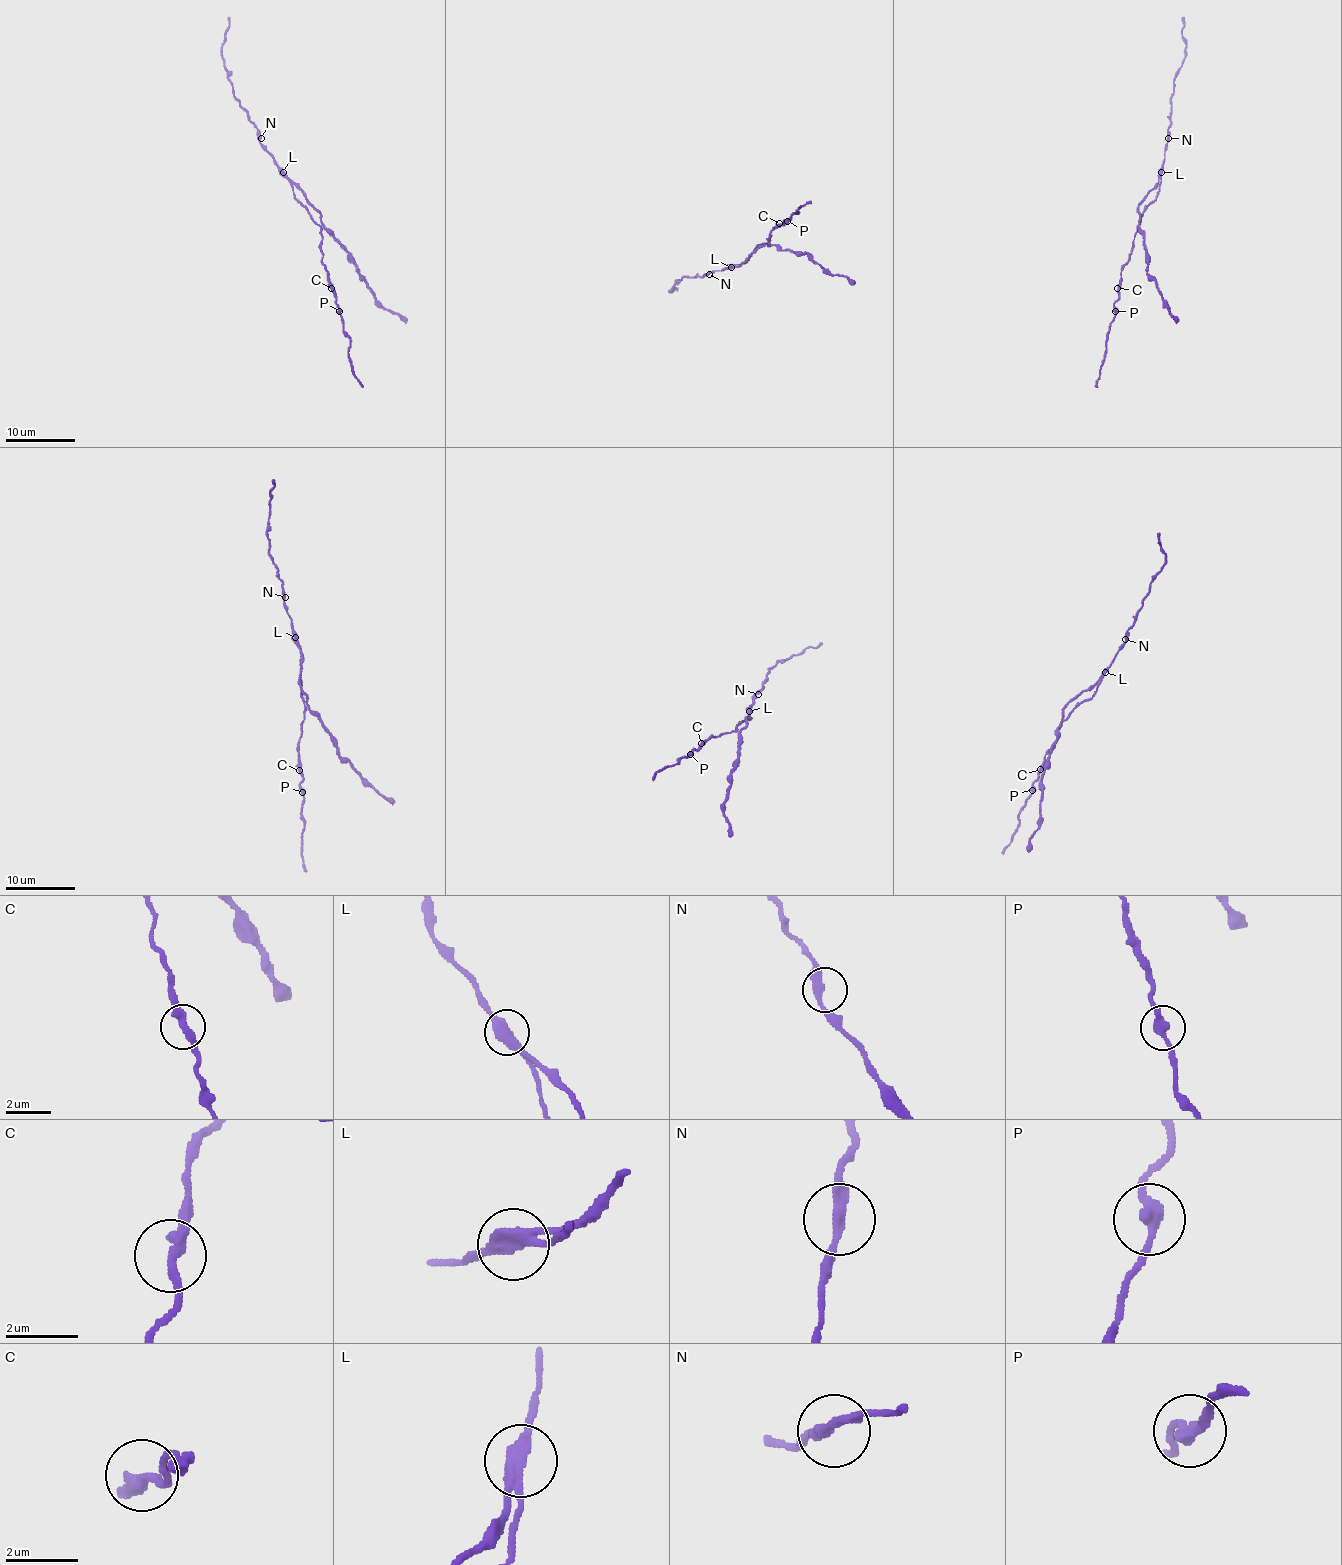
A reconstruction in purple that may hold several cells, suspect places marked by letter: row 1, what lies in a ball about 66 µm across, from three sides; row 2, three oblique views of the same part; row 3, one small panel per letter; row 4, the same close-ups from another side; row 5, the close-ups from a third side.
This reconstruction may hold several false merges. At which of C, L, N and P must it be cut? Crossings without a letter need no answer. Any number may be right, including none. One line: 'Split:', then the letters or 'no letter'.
Split: L

